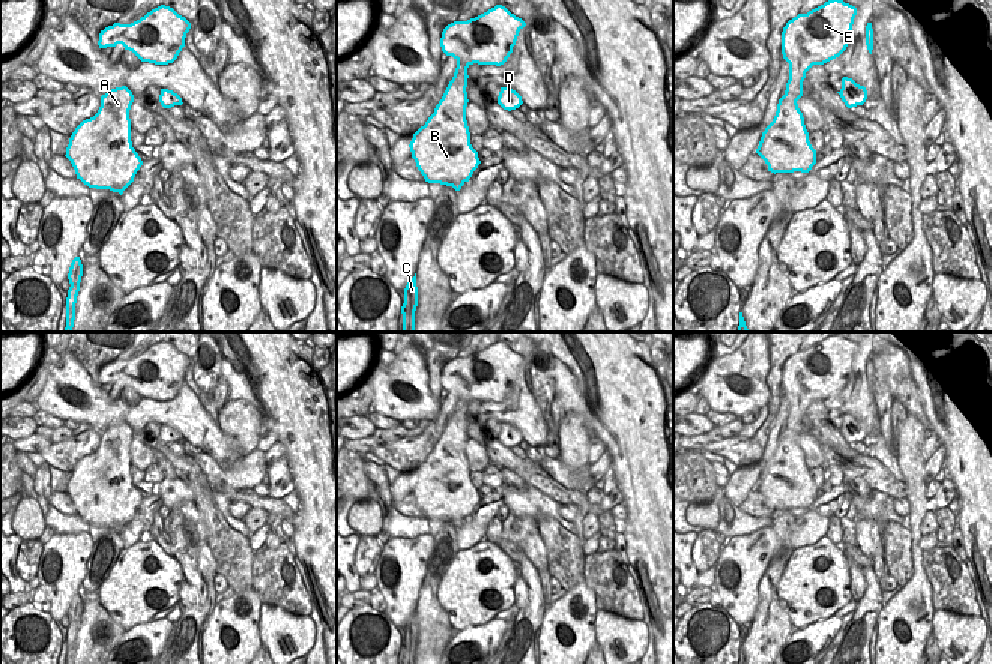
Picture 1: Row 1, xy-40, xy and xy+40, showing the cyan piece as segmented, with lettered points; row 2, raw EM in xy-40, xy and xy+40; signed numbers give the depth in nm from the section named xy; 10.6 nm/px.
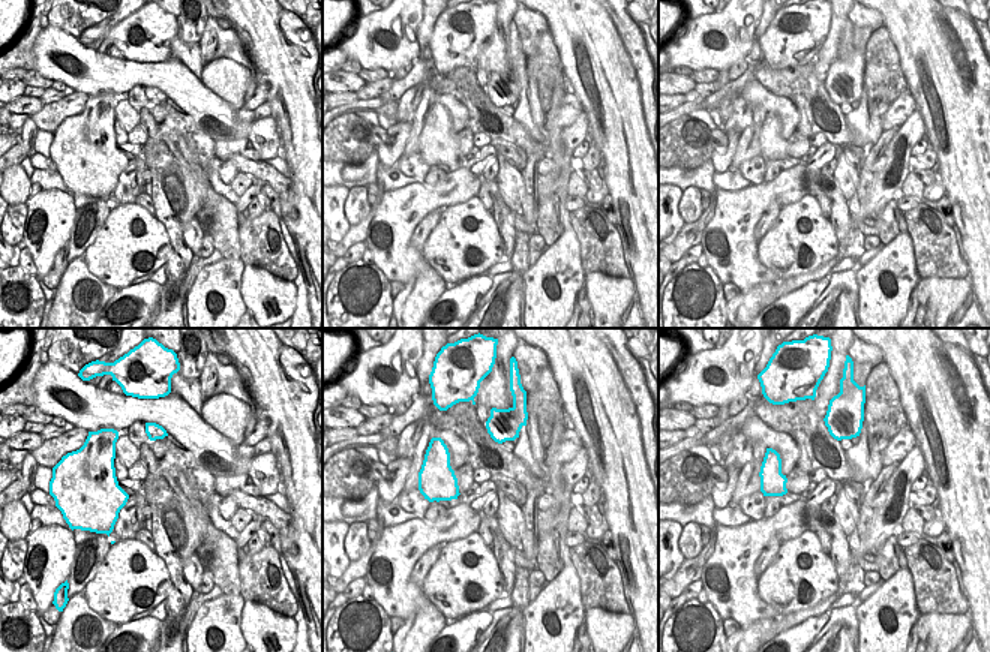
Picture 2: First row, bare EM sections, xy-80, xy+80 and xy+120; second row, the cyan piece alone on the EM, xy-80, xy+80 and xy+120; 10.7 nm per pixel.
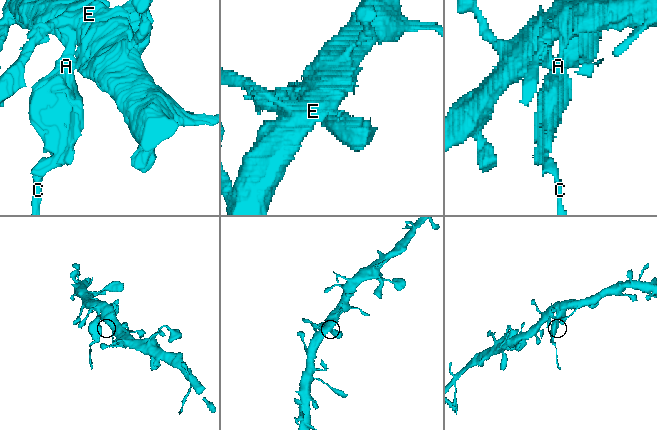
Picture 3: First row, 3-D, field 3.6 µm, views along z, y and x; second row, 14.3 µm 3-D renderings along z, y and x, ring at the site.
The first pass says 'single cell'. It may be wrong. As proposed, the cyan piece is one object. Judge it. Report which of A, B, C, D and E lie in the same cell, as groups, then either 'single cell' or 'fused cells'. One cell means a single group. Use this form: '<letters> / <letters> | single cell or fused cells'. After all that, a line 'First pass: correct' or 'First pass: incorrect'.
A B C D E | single cell
First pass: correct

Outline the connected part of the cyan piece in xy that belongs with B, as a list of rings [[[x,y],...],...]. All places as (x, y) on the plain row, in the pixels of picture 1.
[[[496,341],[475,355],[454,358],[443,365],[442,388],[457,397],[457,404],[434,449],[409,481],[425,518],[460,527],[481,500],[470,481],[466,457],[467,404],[473,400],[504,401],[525,362],[522,355]]]

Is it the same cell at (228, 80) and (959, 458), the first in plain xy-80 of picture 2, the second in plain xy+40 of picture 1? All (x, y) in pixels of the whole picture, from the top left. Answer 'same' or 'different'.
different

